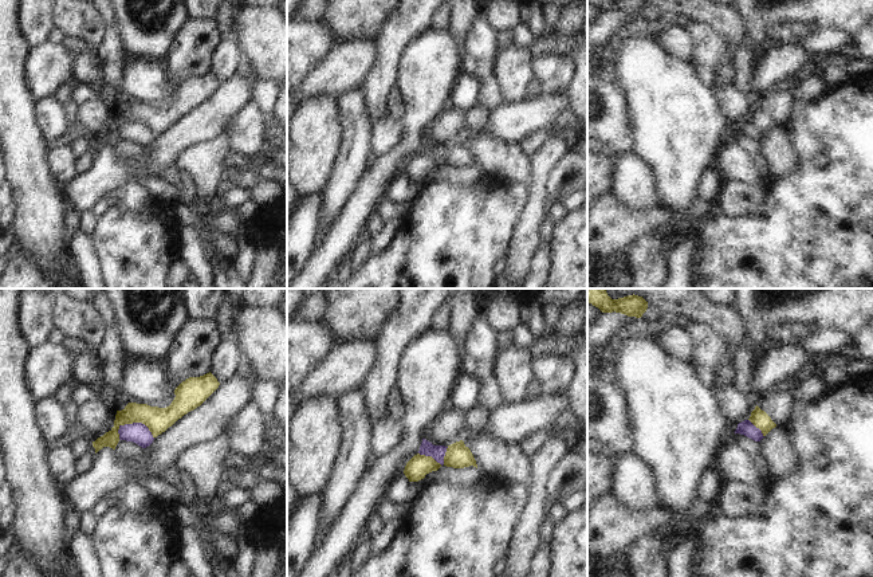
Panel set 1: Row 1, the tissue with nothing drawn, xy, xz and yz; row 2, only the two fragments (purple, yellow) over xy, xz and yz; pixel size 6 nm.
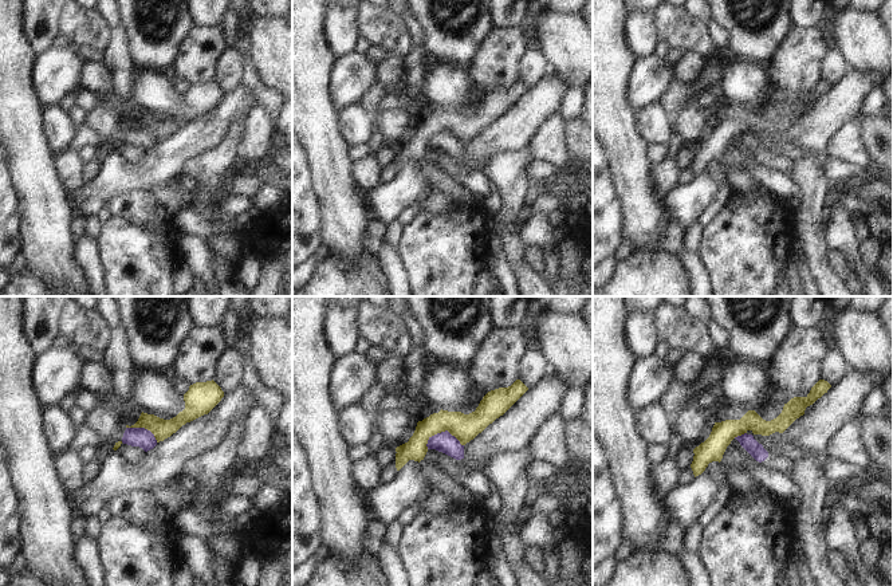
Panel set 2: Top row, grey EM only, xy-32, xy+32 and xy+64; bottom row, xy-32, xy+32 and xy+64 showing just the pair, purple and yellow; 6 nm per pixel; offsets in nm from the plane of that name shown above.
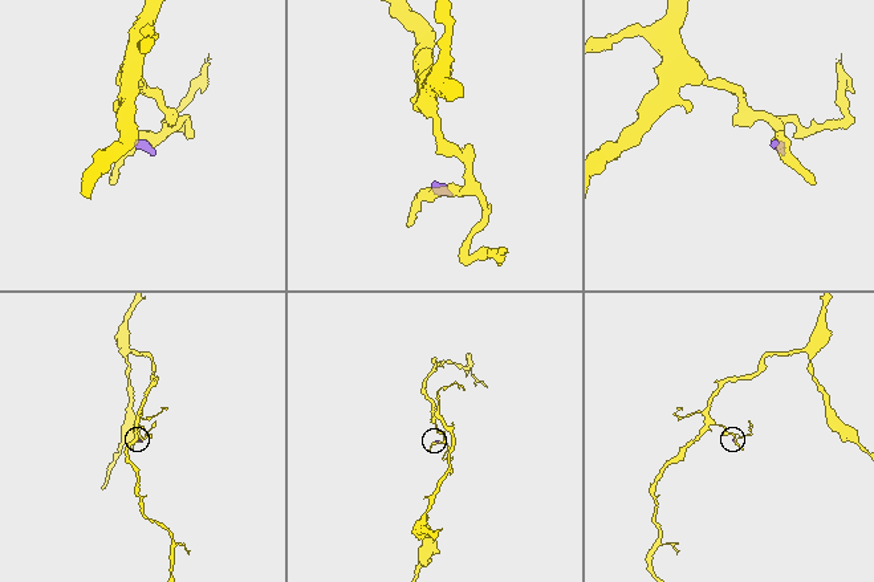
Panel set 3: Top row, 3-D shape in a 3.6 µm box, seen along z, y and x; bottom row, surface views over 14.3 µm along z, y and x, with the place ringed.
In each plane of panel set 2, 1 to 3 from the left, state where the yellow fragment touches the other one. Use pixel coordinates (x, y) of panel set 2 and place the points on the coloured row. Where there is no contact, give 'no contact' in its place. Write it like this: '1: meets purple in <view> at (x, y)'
1: meets purple in xy-32 at (144, 428)
2: meets purple in xy+32 at (444, 432)
3: meets purple in xy+64 at (739, 436)

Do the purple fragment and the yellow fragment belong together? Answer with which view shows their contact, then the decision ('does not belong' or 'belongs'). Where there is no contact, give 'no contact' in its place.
xy | does not belong

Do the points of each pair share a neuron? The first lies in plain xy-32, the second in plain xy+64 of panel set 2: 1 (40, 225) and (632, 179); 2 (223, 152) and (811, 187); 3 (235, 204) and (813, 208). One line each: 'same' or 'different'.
1: same
2: same
3: different

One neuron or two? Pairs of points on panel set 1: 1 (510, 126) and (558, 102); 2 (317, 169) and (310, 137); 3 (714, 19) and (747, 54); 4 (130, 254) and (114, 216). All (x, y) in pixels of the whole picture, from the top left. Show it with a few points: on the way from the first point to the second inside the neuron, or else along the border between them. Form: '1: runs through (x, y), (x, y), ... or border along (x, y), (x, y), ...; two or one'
1: runs through (522, 118), (539, 113), (546, 108); one
2: runs through (311, 161), (311, 145); one
3: runs through (723, 27), (739, 44); one
4: runs through (128, 244), (118, 235), (114, 226); one

